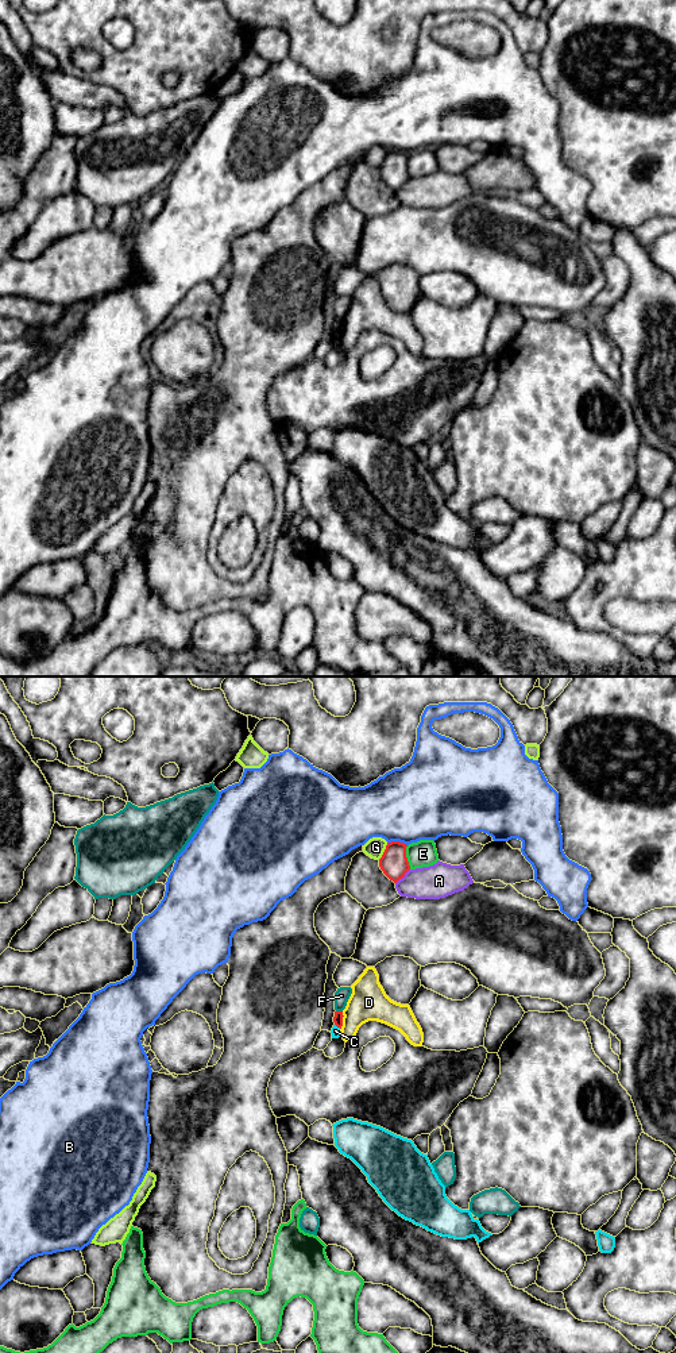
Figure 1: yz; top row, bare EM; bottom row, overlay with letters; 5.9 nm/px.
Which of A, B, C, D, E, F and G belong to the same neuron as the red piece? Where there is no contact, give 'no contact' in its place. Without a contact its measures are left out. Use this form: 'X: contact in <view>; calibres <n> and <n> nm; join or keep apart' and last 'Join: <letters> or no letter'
A: contact in yz; calibres 160 and 200 nm; keep apart
B: contact in yz; calibres 160 and 440 nm; keep apart
C: contact in yz; calibres 60 and 50 nm; keep apart
D: contact in yz; calibres 60 and 220 nm; keep apart
E: contact in yz; calibres 160 and 160 nm; keep apart
F: contact in yz; calibres 60 and 90 nm; keep apart
G: contact in yz; calibres 160 and 120 nm; keep apart
Join: no letter

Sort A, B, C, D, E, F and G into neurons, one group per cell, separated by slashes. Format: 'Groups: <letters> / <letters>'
Groups: A / B / C / D / E / F / G

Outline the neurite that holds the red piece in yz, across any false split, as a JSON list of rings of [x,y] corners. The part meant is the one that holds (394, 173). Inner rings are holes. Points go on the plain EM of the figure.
[[[399,150],[387,151],[386,158],[379,167],[379,176],[383,182],[397,192],[410,178],[406,166],[406,153]]]

